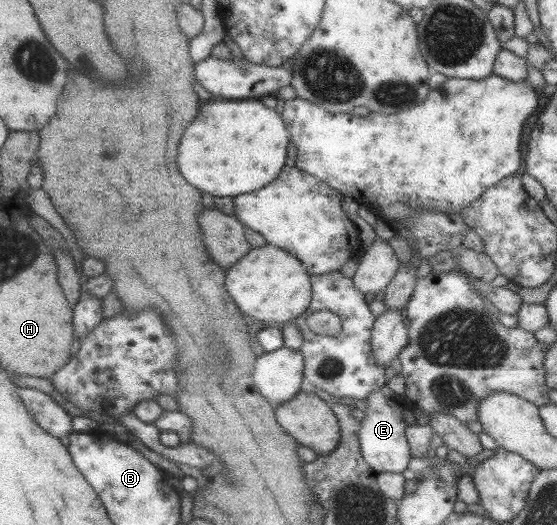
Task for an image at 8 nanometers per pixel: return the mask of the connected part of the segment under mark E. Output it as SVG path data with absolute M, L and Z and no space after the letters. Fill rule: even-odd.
M385 385L379 391L371 393L365 402L368 406L359 430L361 453L365 461L377 473L386 471L403 473L410 465L411 457L411 447L404 432L409 425L402 419L403 408L410 405L407 397L396 394L389 386Z

